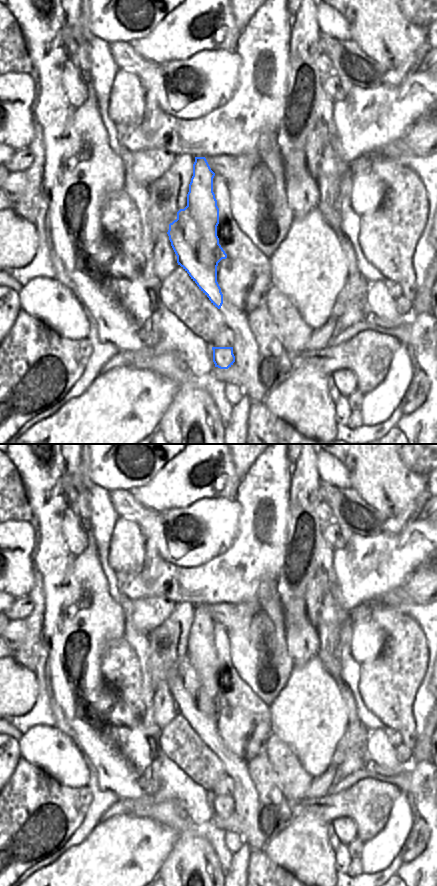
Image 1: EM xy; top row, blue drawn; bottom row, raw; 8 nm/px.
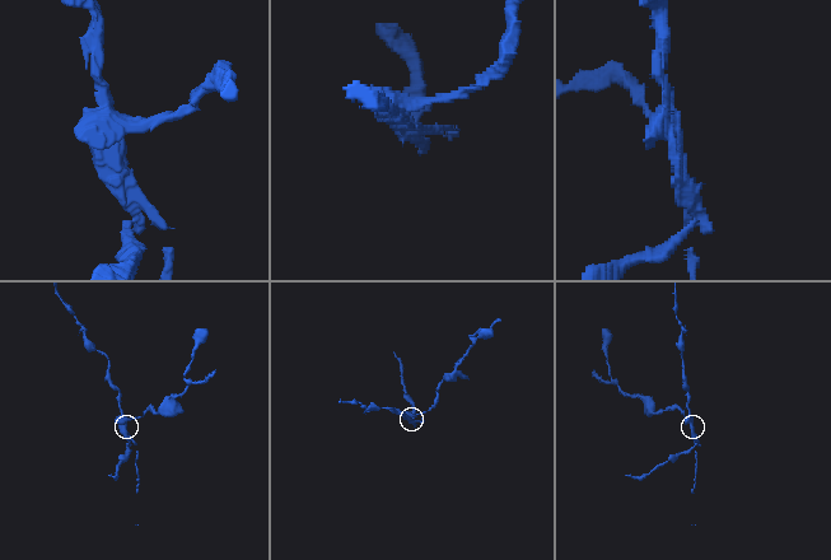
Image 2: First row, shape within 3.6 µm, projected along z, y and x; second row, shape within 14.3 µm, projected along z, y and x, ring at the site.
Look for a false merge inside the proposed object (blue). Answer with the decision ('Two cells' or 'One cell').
Two cells.

